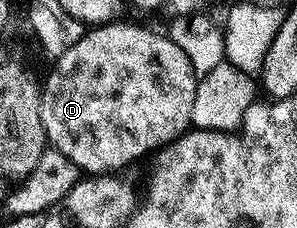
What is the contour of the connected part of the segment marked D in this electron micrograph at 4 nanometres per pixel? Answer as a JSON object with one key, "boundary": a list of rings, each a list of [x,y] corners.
{"boundary":[[[116,20],[106,24],[99,24],[84,32],[81,40],[77,40],[77,44],[73,44],[73,48],[69,48],[69,52],[65,52],[52,65],[55,67],[52,68],[51,75],[47,78],[47,83],[44,81],[41,86],[39,96],[41,124],[47,133],[48,143],[54,149],[65,152],[65,156],[69,156],[69,160],[73,160],[73,164],[77,164],[80,171],[86,172],[91,176],[107,176],[112,172],[119,172],[115,170],[129,165],[130,162],[137,161],[138,158],[145,157],[147,153],[150,155],[152,152],[162,150],[170,142],[182,138],[193,126],[191,117],[193,116],[193,100],[197,75],[190,64],[189,56],[166,33],[163,33],[164,35],[158,34],[155,30],[146,30],[143,26],[134,26],[131,22],[123,21]]]}

